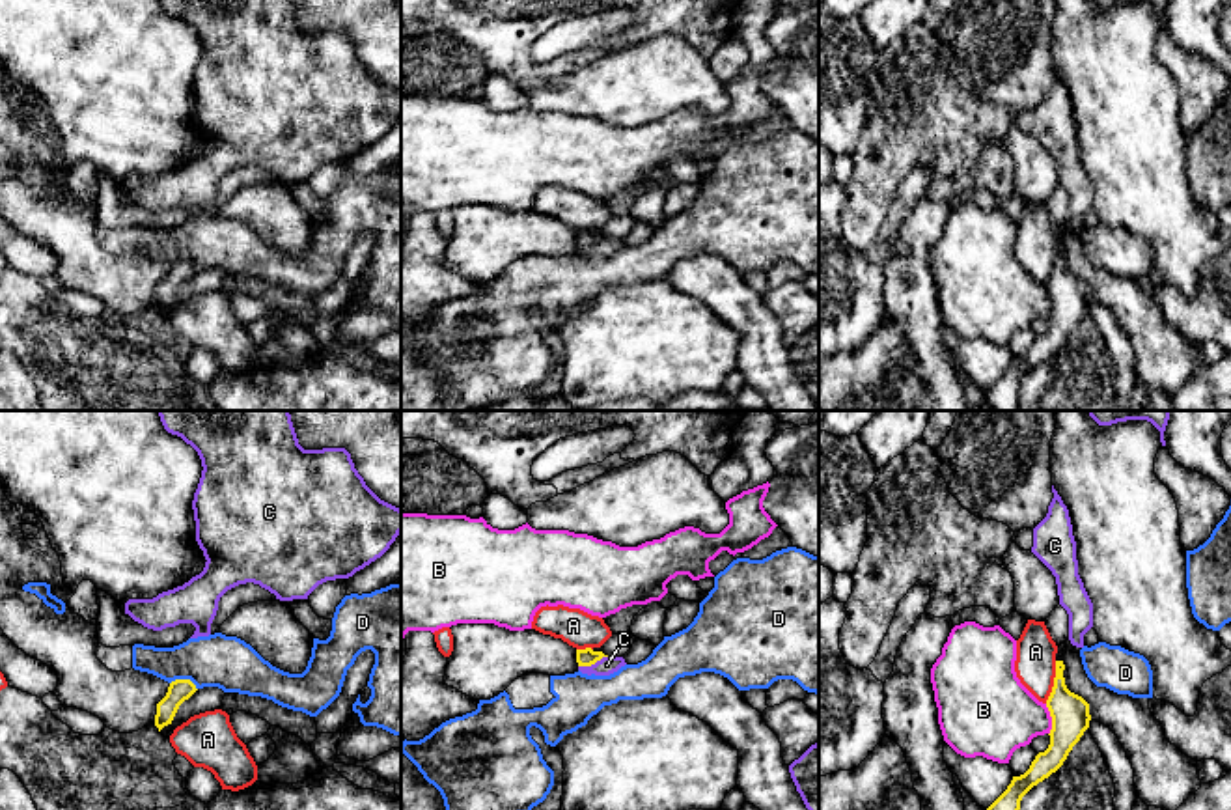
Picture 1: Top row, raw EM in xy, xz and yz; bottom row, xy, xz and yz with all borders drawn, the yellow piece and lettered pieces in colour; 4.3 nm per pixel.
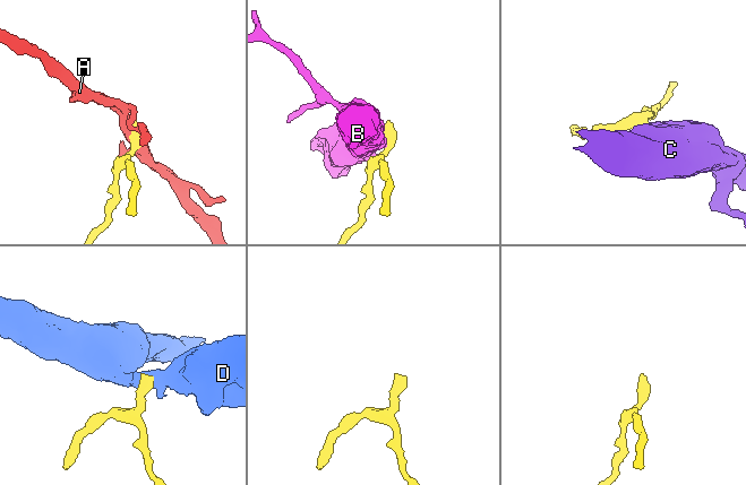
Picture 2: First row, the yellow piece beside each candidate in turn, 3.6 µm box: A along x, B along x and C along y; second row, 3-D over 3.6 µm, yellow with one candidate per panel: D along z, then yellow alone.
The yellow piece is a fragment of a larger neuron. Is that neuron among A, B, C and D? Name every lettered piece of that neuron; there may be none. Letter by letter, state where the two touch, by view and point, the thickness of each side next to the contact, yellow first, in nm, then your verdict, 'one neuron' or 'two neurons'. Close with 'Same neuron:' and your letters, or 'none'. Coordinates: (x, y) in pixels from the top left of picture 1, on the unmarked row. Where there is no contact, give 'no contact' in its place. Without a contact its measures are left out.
A: yz (1054, 264) | 160/180 nm | two neurons
B: yz (1052, 301) | 160/360 nm | two neurons
C: xz (592, 245) | 80/80 nm | one neuron
D: xy (185, 262) | 100/220 nm | two neurons
Same neuron: C

